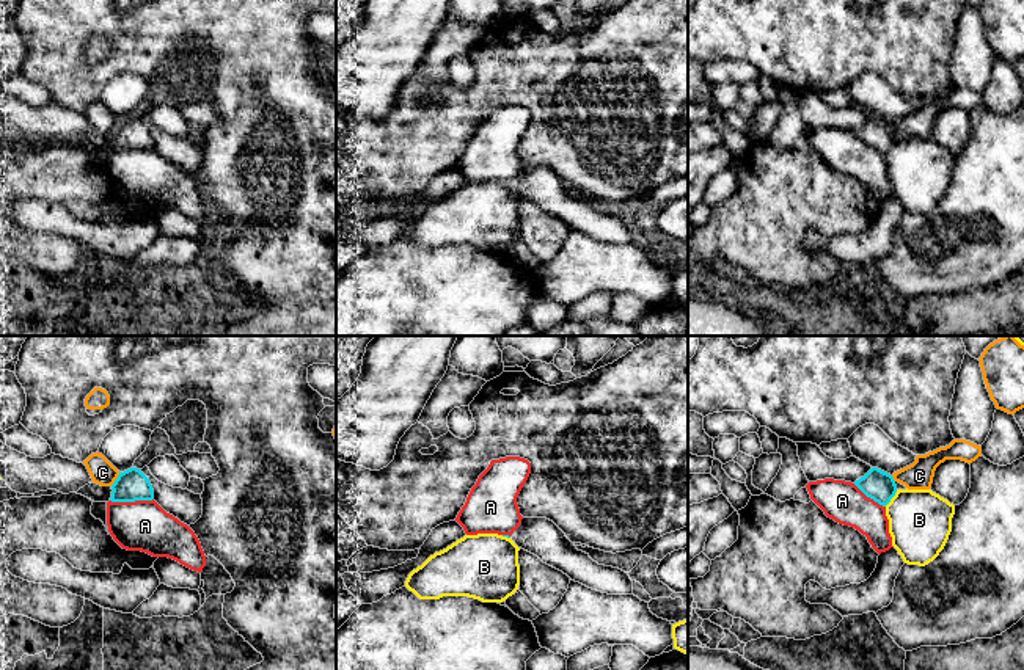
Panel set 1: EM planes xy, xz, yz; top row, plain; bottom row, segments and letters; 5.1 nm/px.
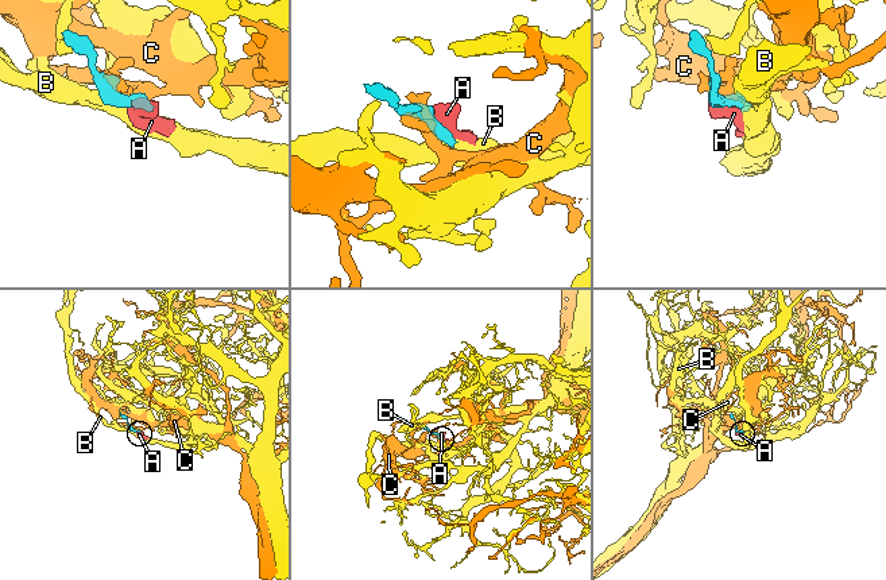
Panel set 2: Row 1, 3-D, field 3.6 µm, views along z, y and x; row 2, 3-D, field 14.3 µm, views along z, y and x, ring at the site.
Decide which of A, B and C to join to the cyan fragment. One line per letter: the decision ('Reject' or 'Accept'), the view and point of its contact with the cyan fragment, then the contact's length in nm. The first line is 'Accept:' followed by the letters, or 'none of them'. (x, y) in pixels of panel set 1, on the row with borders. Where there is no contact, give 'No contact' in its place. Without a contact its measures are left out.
Accept: none of them
A: Reject. Touches cyan at xy (131, 501). Shared border 220 nm
B: Reject. Touches cyan at yz (892, 496). Shared border 110 nm
C: Reject. Touches cyan at xy (117, 479). Shared border 90 nm

